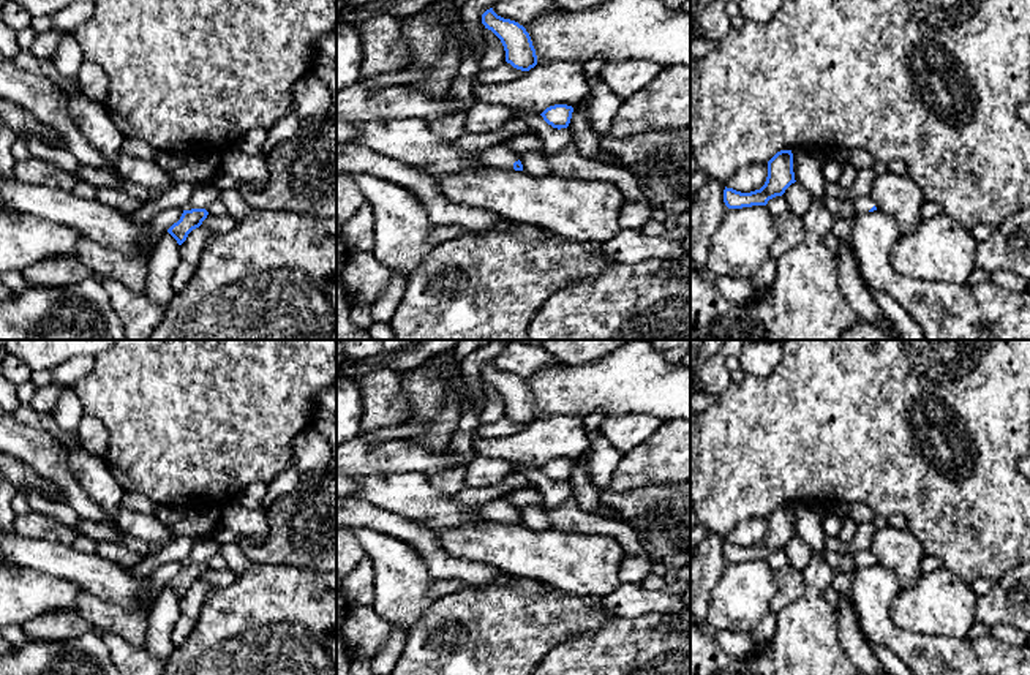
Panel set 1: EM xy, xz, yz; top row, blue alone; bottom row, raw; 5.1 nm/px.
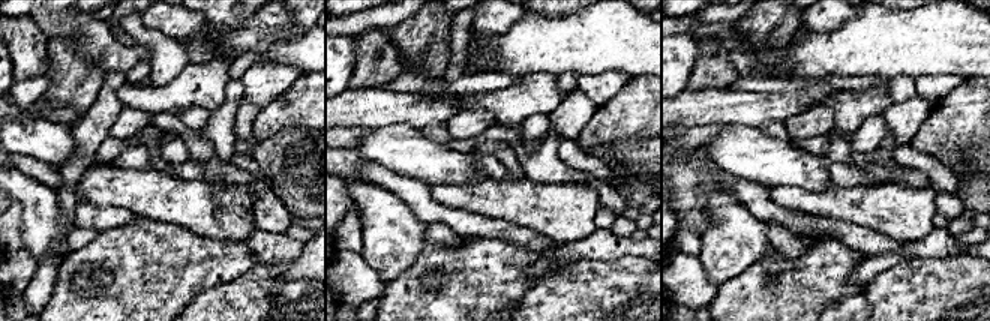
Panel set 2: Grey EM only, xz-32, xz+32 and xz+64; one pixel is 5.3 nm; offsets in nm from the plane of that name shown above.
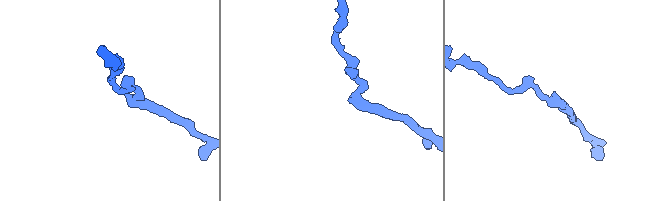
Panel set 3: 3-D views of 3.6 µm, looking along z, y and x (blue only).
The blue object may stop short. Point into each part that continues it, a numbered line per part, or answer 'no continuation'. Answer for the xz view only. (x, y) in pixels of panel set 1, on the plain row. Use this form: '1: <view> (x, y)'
1: xz (498, 509)

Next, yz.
1: yz (863, 558)

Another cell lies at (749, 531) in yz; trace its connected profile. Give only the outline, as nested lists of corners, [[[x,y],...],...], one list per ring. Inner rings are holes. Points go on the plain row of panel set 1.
[[[750,517],[739,522],[724,539],[741,547],[760,544],[768,531],[768,517]]]

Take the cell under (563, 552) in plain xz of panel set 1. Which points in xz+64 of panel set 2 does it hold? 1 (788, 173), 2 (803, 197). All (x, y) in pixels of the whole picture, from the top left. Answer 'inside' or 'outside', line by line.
1: outside
2: inside

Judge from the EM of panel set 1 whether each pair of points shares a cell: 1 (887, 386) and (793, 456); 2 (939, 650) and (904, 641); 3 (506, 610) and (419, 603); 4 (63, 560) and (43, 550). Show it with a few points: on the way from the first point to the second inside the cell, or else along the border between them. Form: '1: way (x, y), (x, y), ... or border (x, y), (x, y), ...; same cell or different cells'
1: way (863, 407), (817, 432); same cell
2: way (931, 650), (912, 647); same cell
3: border (435, 601), (406, 633); different cells
4: way (59, 560), (48, 555); same cell

